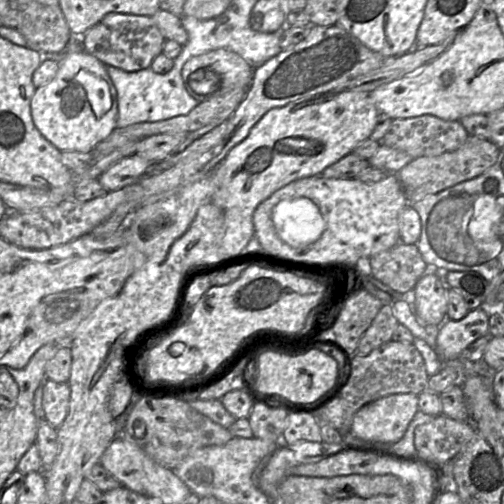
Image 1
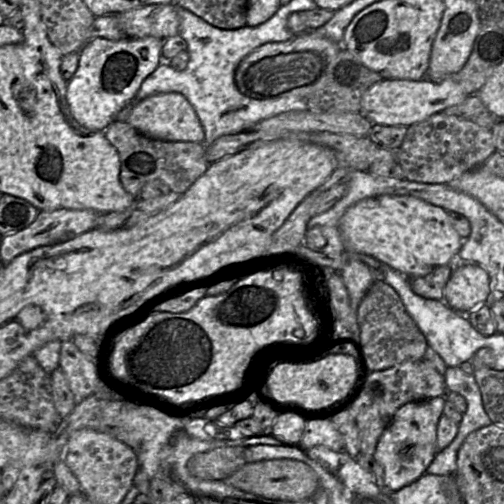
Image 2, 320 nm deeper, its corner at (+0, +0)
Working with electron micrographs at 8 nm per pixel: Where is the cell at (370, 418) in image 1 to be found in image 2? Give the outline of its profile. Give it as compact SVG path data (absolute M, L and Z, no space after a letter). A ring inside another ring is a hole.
M437 396L402 405L380 436L374 459L384 469L385 490L395 492L420 478L437 450L437 424L443 415L446 397Z

